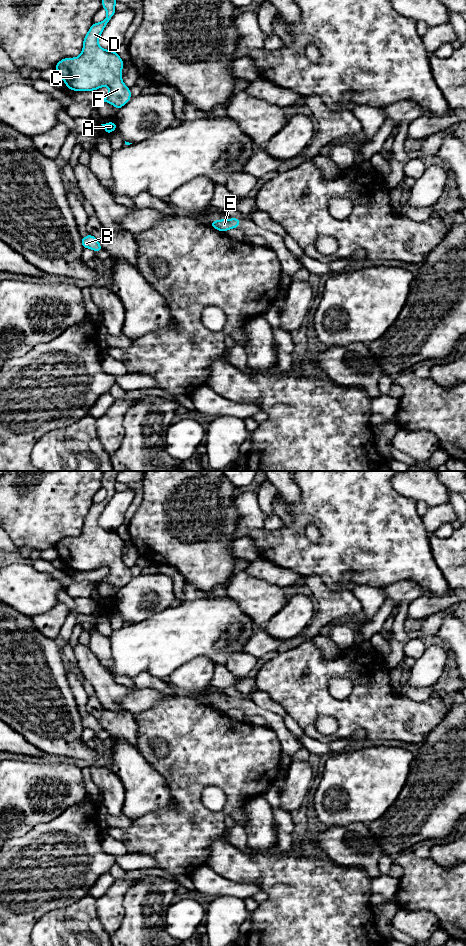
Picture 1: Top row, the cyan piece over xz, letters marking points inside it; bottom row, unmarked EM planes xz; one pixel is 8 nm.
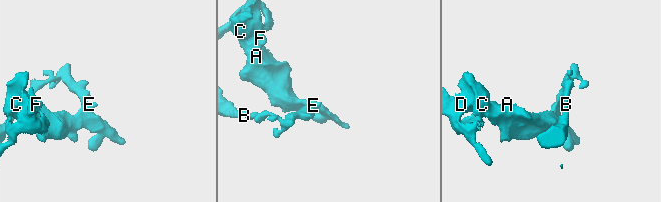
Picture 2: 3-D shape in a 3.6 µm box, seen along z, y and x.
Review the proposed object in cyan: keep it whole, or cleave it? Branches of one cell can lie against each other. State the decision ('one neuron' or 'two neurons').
two neurons

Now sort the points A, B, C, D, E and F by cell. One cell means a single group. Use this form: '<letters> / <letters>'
A C D E F / B

